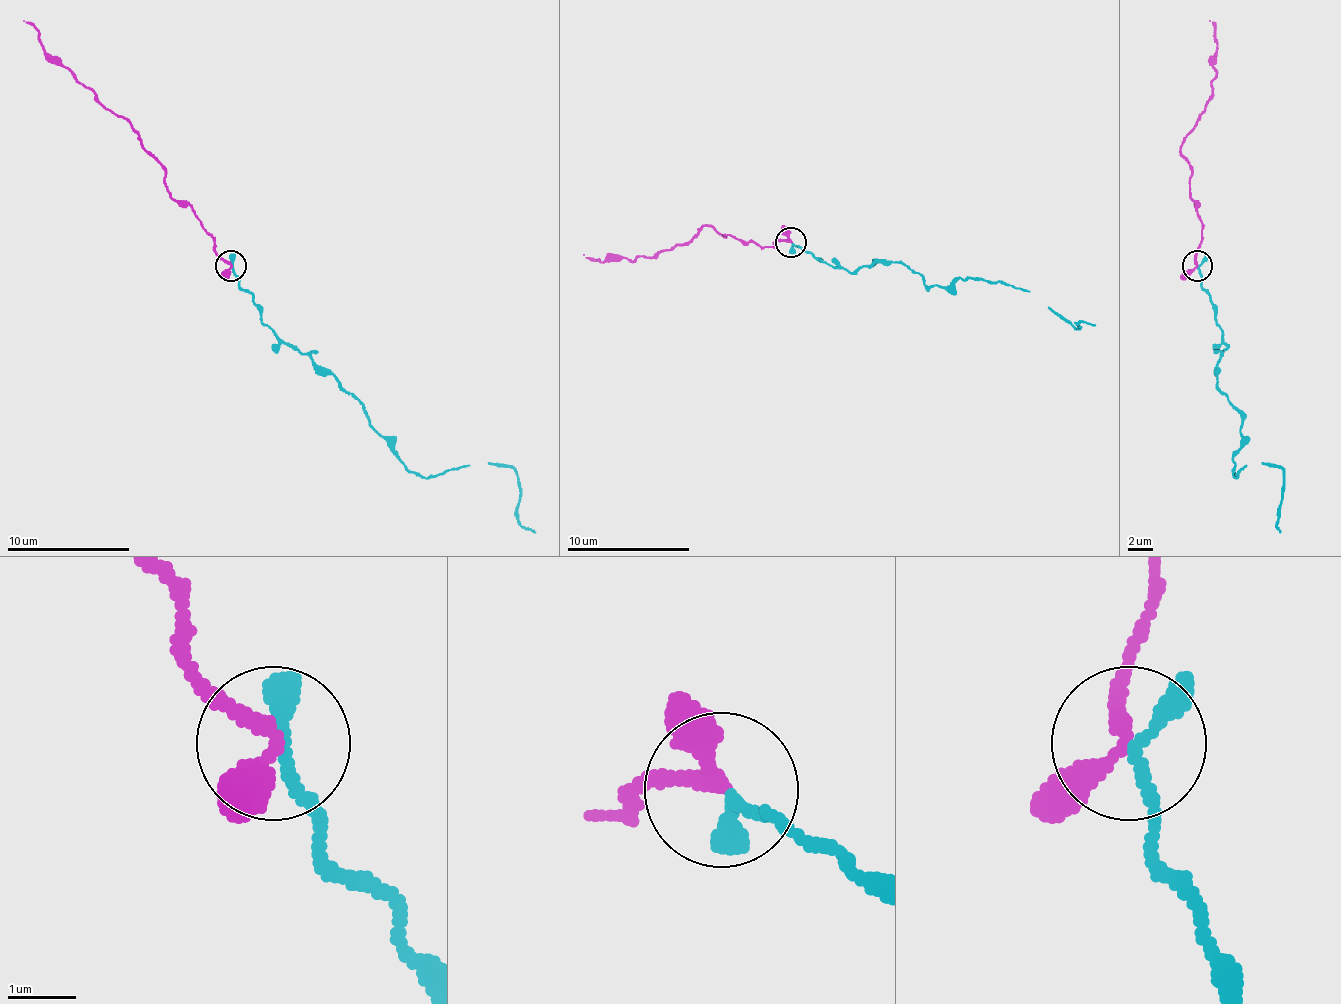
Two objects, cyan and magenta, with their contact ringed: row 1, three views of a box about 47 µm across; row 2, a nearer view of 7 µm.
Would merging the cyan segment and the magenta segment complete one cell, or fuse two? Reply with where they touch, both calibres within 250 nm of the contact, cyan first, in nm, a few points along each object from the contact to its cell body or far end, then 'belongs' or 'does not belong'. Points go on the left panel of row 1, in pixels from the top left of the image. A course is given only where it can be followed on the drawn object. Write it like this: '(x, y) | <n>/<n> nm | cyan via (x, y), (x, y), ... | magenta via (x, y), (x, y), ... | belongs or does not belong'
(230, 266) | 180/220 nm | cyan via (231, 267), (259, 319), (320, 365), (412, 472), (443, 475), (504, 463), (516, 475), (516, 521), (535, 533) | magenta via (231, 267), (216, 251), (201, 221), (170, 196), (164, 165), (142, 138), (50, 55), (38, 30), (23, 21) | belongs

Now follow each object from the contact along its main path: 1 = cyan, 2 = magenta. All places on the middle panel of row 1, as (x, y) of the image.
1: (791, 241), (846, 272), (905, 263), (929, 287), (972, 278), (1003, 281), (1030, 290), (1076, 327), (1095, 324)
2: (791, 241), (761, 247), (724, 235), (712, 226), (653, 257), (610, 257), (604, 263), (583, 254)

